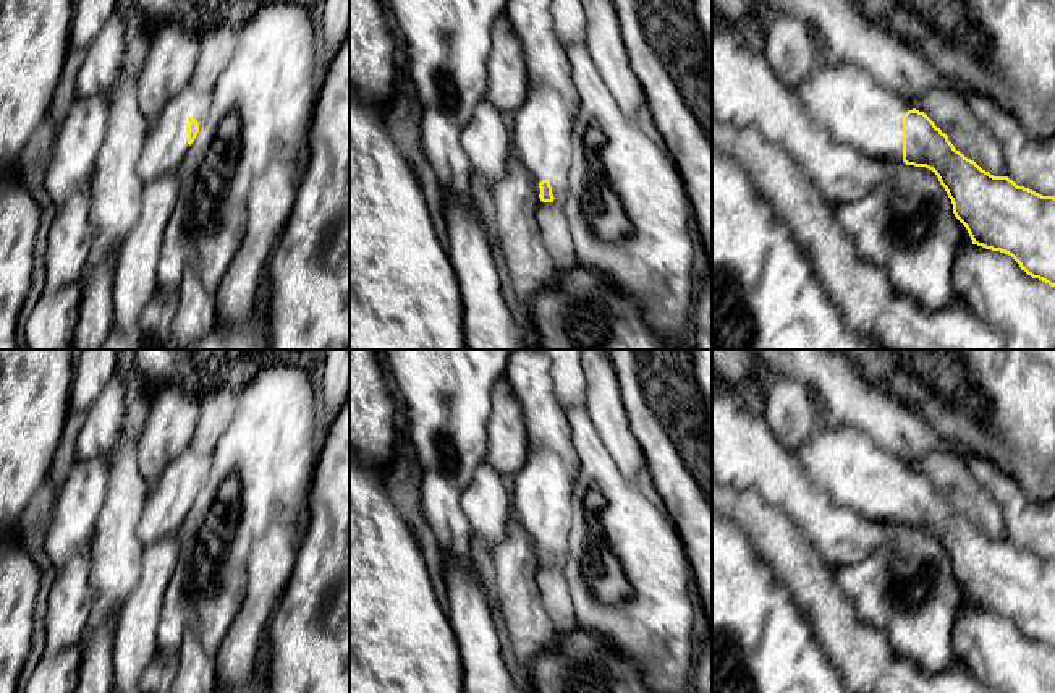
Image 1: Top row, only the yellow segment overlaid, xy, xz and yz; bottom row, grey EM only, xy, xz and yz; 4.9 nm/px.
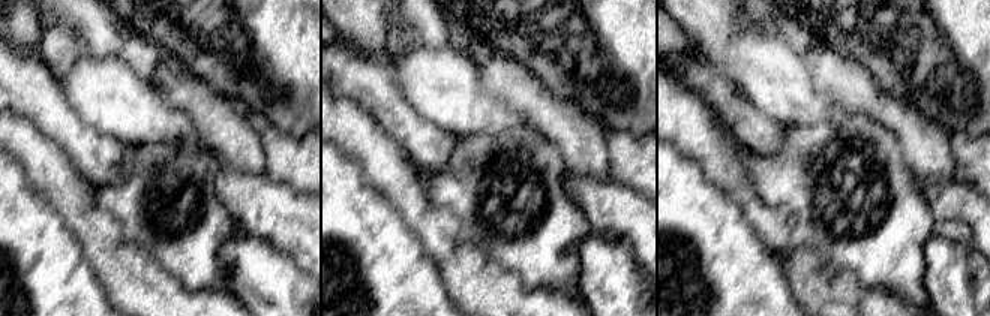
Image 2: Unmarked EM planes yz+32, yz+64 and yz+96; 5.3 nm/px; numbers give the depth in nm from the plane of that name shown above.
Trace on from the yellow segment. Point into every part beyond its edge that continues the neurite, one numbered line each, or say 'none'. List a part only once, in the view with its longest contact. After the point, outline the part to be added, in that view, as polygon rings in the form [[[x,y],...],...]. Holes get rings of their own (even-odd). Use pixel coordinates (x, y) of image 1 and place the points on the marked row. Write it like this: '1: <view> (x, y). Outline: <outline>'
1: yz (842, 97). Outline: [[[820,57],[796,91],[803,107],[835,141],[854,147],[867,160],[903,162],[903,115],[914,107],[866,70]]]

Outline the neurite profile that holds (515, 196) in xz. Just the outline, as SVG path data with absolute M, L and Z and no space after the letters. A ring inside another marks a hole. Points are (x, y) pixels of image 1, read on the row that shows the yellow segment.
M515 152L508 157L506 175L492 183L490 193L500 253L513 291L531 316L539 291L563 288L536 220L539 207L536 180Z

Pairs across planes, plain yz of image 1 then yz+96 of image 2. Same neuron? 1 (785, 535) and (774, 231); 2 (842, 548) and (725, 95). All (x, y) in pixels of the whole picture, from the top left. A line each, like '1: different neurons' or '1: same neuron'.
1: same neuron
2: same neuron

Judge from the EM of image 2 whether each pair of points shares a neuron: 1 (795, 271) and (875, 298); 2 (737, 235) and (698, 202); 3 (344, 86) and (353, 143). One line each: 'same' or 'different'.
1: same
2: same
3: different

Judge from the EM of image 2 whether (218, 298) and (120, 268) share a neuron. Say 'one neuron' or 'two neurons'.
one neuron

